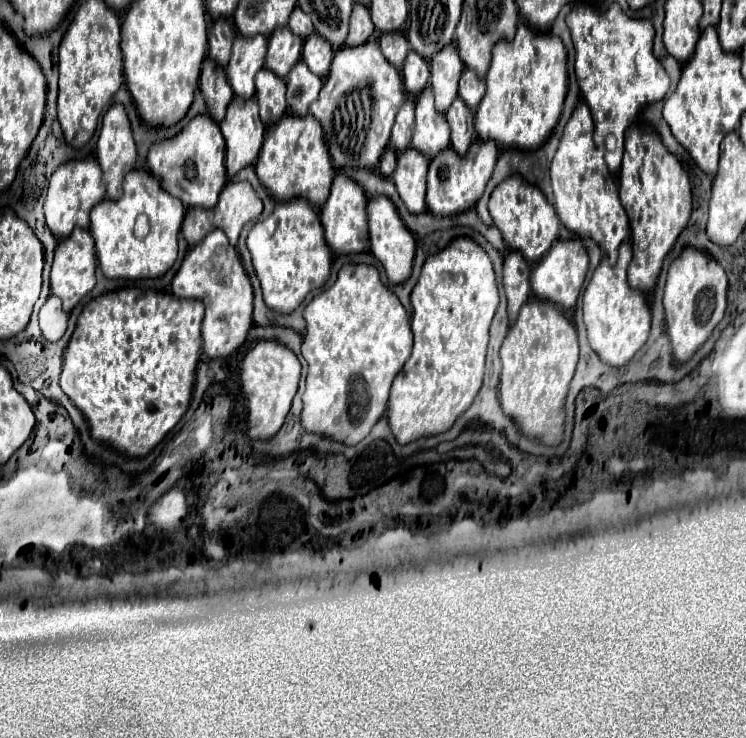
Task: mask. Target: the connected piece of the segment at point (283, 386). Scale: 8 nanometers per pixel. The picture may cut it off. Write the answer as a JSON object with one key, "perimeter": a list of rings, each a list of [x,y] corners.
{"perimeter":[[[261,340],[253,348],[247,350],[247,354],[241,360],[241,386],[247,398],[249,408],[249,428],[247,434],[251,440],[255,438],[271,438],[285,422],[285,416],[289,414],[291,400],[297,392],[301,376],[301,364],[293,350],[289,350],[285,344],[277,340]]]}

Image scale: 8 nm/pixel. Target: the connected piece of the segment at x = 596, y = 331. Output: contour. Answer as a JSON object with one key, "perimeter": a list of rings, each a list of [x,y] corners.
{"perimeter":[[[625,240],[619,246],[617,264],[609,264],[603,258],[583,292],[583,322],[587,326],[589,344],[599,354],[599,358],[611,366],[627,364],[633,354],[645,344],[651,326],[651,308],[647,304],[647,298],[627,282],[629,262],[631,240]]]}

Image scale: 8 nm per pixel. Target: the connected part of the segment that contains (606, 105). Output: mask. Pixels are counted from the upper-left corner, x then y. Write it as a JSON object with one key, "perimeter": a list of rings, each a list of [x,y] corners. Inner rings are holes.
{"perimeter":[[[579,2],[567,14],[567,26],[577,56],[575,74],[595,124],[595,144],[603,152],[609,170],[617,172],[623,156],[625,130],[637,122],[645,104],[665,98],[669,90],[669,76],[653,56],[653,24],[649,20],[629,18],[617,2],[609,4],[605,10],[589,2]],[[609,134],[615,136],[615,150],[605,148],[605,138]]]}

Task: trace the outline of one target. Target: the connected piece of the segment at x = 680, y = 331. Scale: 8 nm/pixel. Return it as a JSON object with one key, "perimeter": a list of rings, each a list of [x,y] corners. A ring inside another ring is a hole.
{"perimeter":[[[687,246],[669,266],[663,306],[665,306],[665,322],[673,346],[673,356],[677,362],[685,362],[709,338],[709,334],[725,314],[727,308],[725,270],[715,262],[711,254]]]}

